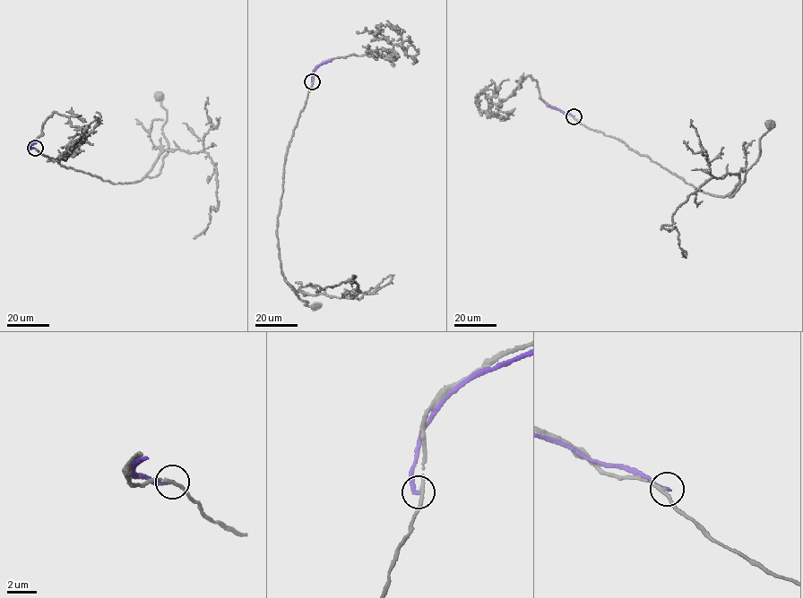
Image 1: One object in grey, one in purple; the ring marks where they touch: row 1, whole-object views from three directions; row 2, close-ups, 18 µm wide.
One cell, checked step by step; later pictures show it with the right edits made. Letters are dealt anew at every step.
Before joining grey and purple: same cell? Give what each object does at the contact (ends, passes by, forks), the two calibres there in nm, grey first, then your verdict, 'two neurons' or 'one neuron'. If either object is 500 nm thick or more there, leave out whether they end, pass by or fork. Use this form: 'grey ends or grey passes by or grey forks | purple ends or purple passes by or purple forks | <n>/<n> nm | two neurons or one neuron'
grey passes by | purple ends | 200/260 nm | two neurons

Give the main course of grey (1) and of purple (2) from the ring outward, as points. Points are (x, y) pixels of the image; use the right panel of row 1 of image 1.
1: (574, 116), (590, 129), (621, 140), (697, 191), (730, 197), (758, 158), (759, 140), (770, 124)
2: (574, 116), (546, 105)

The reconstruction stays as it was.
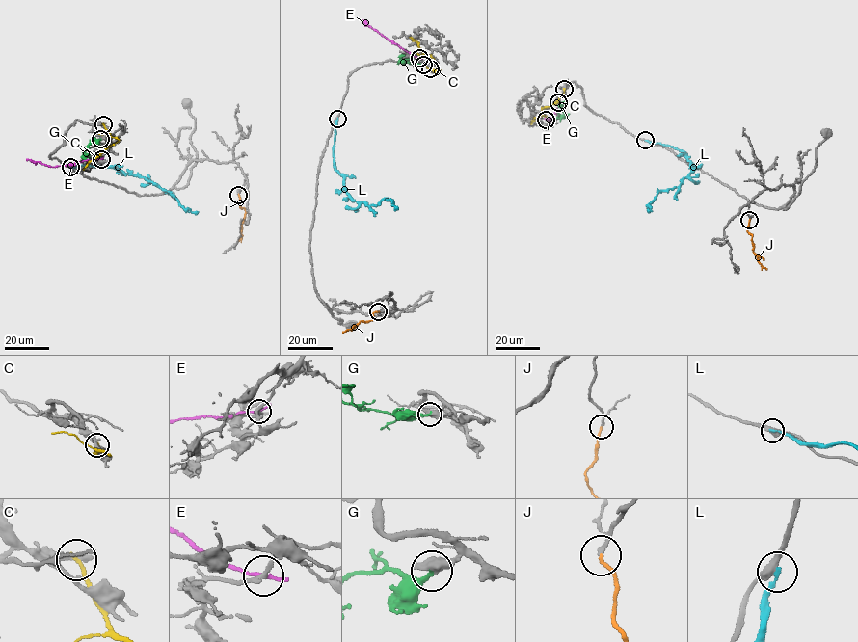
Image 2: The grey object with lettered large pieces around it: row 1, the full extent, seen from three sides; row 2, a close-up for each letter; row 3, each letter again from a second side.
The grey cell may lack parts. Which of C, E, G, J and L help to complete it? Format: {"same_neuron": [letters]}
{"same_neuron": ["G", "J"]}

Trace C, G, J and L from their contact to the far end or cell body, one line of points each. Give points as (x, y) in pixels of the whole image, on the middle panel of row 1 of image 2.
C: (430, 68), (440, 70), (433, 57), (425, 54), (410, 37)
G: (422, 65), (400, 60), (404, 55)
J: (378, 311), (374, 312), (373, 320), (361, 320), (342, 333)
L: (337, 119), (334, 164), (343, 178), (347, 191), (354, 200), (368, 205), (390, 200), (397, 209)

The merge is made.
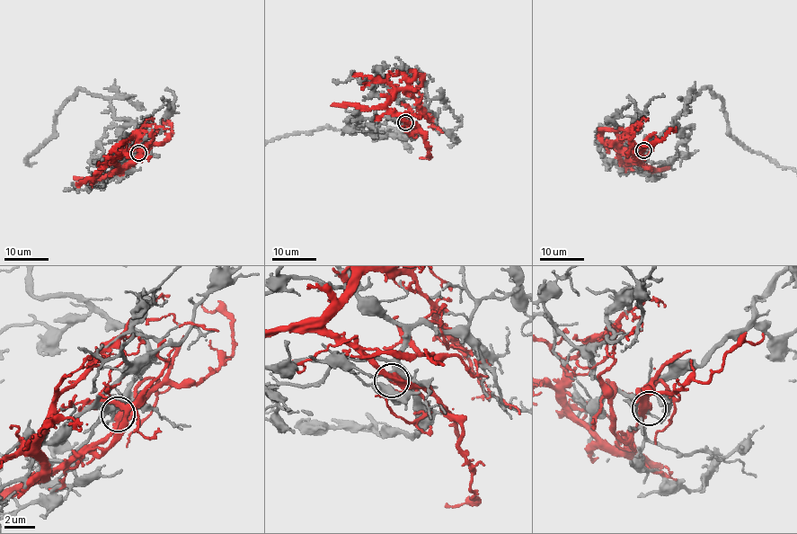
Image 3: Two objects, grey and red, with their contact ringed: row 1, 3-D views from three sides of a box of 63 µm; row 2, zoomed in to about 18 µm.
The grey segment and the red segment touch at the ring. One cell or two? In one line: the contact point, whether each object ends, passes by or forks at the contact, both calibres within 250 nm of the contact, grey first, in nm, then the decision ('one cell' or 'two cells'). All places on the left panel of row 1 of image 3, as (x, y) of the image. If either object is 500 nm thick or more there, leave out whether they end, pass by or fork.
(138, 153) | grey passes by | red forks | 100/360 nm | two cells

